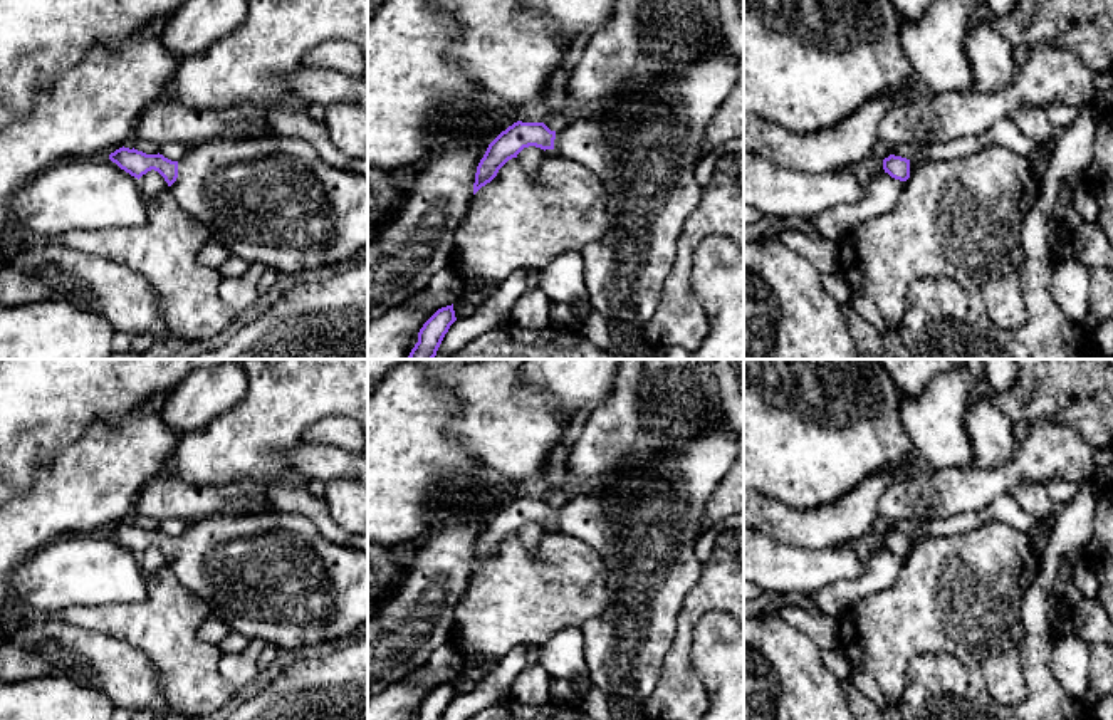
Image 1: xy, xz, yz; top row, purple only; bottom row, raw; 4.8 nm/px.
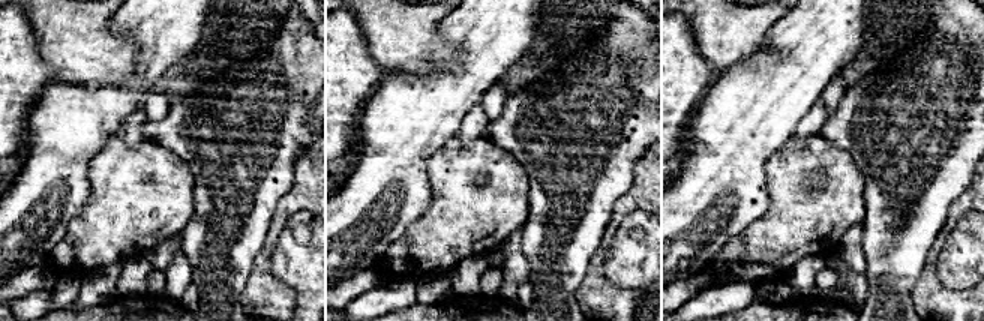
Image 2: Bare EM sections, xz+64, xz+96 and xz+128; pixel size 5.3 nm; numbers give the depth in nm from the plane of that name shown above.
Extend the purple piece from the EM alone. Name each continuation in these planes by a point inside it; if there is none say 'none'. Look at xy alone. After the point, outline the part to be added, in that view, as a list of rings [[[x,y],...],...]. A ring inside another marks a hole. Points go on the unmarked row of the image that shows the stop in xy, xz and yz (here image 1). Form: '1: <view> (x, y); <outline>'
1: xy (271, 576); [[[227,509],[185,529],[178,537],[178,554],[170,562],[170,569],[185,587],[206,603],[212,616],[250,641],[259,639],[277,650],[334,644],[368,624],[368,552],[329,542],[304,515]]]

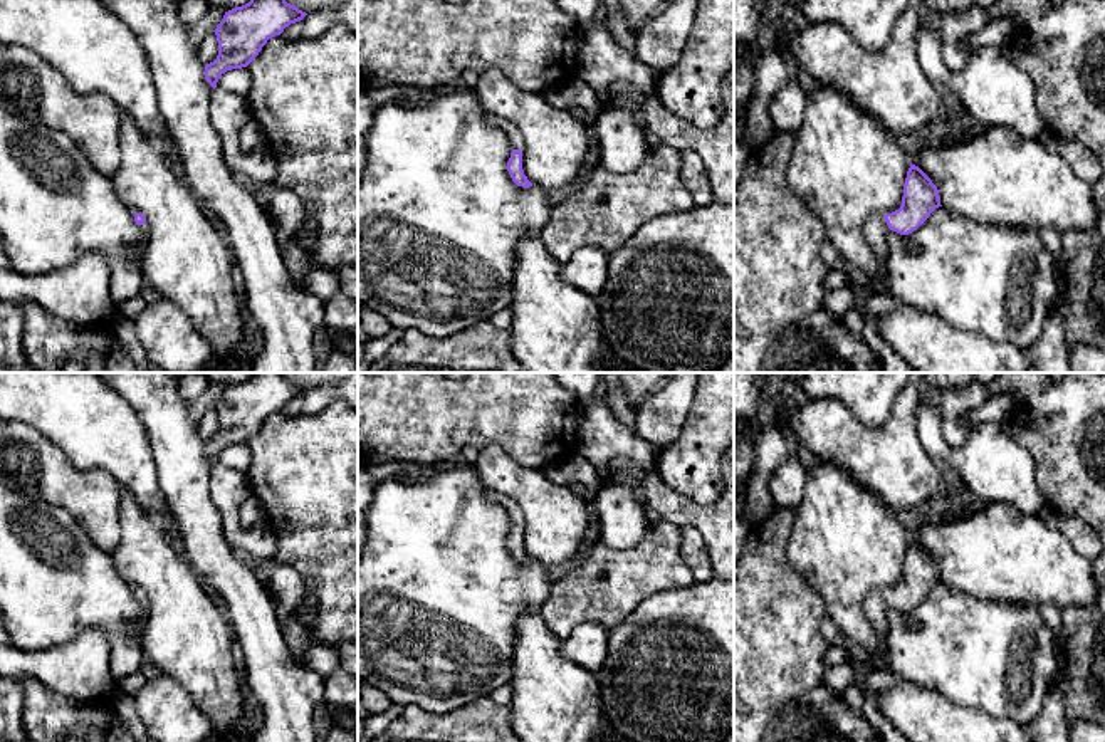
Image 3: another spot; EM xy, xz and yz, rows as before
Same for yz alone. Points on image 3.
1: yz (875, 605); [[[875,591],[863,601],[863,611],[878,635],[888,631],[887,608],[888,601],[883,591]]]

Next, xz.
1: xz (516, 514); [[[485,487],[485,492],[492,502],[502,505],[509,512],[514,525],[522,527],[522,524],[524,524],[522,510],[519,509],[519,505],[511,497],[502,495],[495,490],[490,490],[487,487]]]

